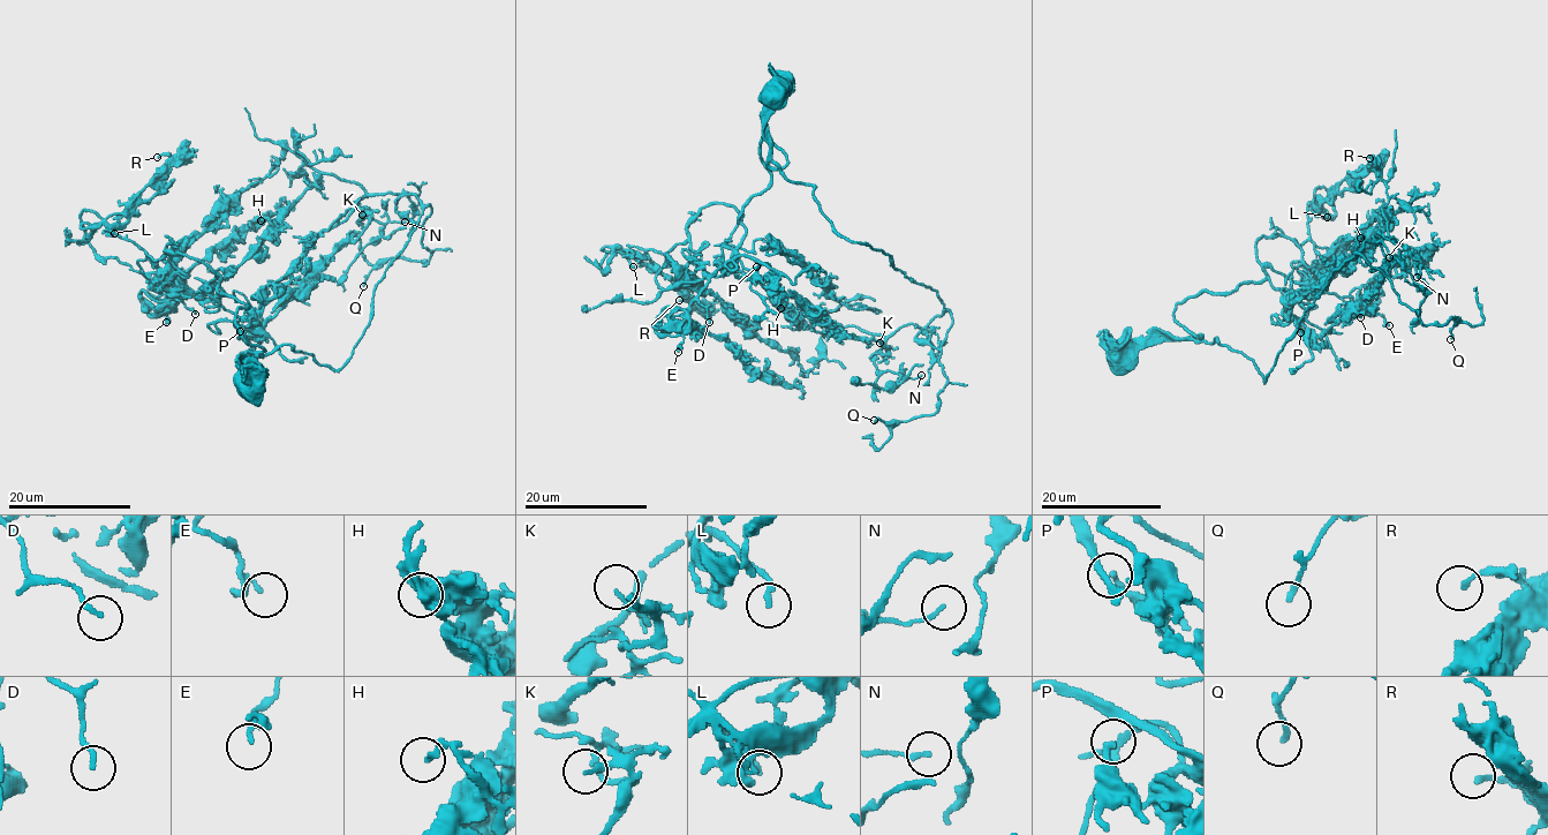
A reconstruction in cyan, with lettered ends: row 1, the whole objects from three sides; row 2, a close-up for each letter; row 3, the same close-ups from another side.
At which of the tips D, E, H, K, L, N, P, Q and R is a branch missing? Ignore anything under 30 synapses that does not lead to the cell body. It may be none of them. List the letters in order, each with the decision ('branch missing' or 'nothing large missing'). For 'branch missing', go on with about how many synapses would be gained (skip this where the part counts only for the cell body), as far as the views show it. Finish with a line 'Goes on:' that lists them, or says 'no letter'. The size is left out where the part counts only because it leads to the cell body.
D: nothing large missing
E: nothing large missing
H: nothing large missing
K: nothing large missing
L: nothing large missing
N: nothing large missing
P: nothing large missing
Q: nothing large missing
R: nothing large missing
Goes on: no letter

